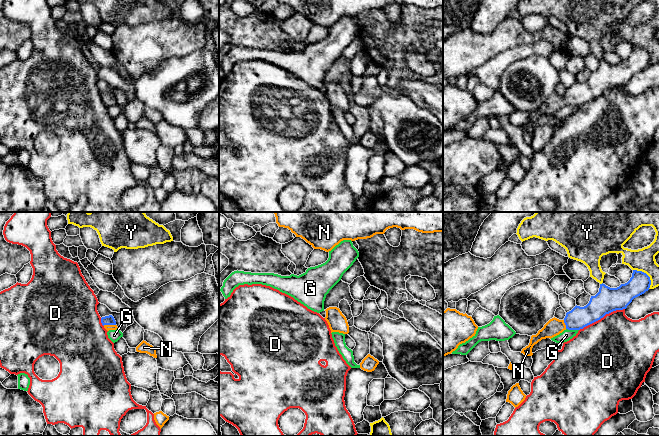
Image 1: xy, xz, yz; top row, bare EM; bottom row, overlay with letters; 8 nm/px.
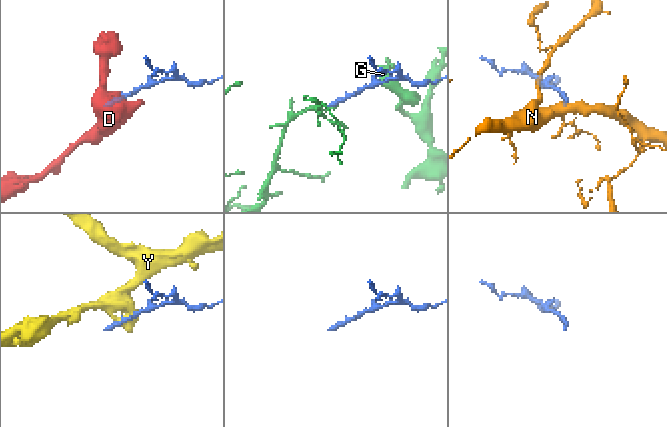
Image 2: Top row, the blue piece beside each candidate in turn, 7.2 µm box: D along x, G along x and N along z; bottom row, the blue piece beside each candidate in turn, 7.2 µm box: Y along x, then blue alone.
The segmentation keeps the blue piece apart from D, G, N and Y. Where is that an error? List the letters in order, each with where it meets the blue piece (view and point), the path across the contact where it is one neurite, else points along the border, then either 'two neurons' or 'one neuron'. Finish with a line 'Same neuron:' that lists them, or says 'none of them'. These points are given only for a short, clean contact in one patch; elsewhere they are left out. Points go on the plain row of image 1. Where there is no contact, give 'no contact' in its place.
D: yz (601, 93) | two neurons
G: yz (572, 105) | along yz (566, 104), (578, 106) | two neurons
N: xy (109, 100) | across xy (107, 96), (109, 100), (108, 103) | one neuron
Y: yz (647, 51) | two neurons
Same neuron: N

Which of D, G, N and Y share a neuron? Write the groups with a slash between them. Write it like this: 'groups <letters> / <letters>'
groups D / G / N / Y

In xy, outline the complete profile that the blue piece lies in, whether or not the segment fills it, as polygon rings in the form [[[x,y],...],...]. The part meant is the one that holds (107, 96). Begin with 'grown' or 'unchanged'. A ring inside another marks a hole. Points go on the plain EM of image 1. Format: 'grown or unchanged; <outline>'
grown; [[[112,91],[102,93],[101,99],[107,107],[118,105],[116,97]]]

